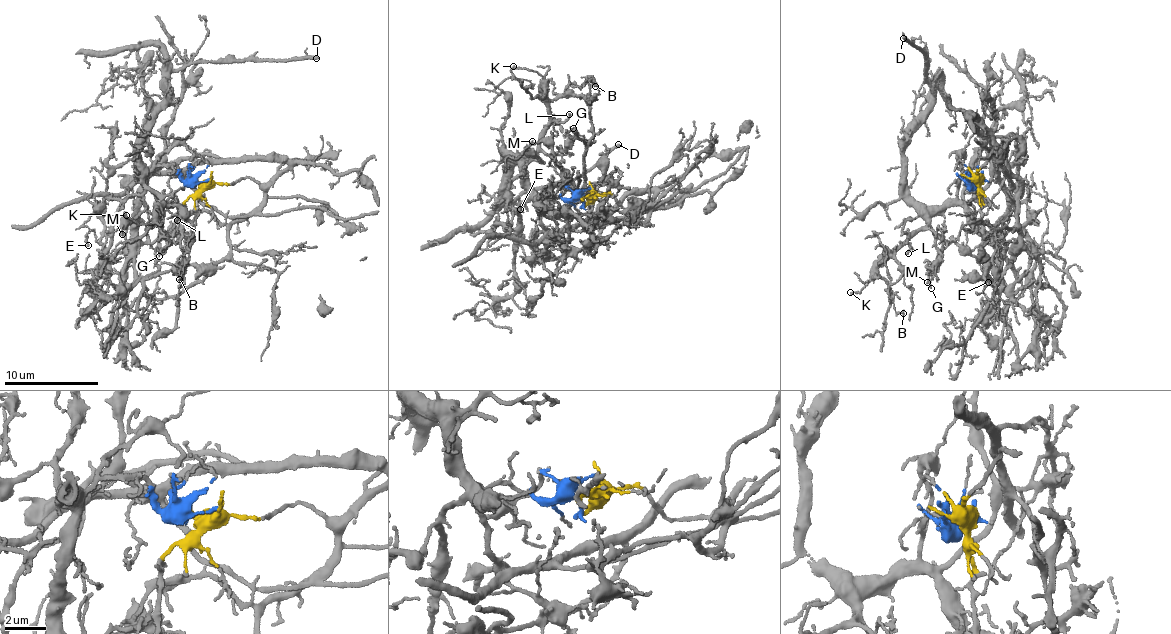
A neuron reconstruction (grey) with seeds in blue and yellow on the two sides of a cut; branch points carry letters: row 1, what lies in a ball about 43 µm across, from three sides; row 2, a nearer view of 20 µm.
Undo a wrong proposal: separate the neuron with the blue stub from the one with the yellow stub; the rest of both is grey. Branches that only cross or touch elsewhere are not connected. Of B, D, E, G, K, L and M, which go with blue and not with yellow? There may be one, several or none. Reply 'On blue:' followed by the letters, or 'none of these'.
On blue: B, D, E, G, K, L, M

